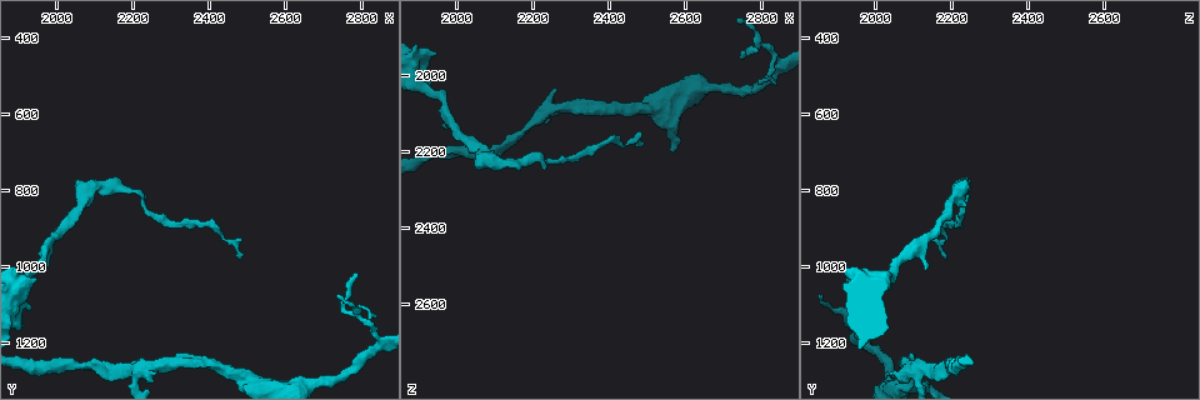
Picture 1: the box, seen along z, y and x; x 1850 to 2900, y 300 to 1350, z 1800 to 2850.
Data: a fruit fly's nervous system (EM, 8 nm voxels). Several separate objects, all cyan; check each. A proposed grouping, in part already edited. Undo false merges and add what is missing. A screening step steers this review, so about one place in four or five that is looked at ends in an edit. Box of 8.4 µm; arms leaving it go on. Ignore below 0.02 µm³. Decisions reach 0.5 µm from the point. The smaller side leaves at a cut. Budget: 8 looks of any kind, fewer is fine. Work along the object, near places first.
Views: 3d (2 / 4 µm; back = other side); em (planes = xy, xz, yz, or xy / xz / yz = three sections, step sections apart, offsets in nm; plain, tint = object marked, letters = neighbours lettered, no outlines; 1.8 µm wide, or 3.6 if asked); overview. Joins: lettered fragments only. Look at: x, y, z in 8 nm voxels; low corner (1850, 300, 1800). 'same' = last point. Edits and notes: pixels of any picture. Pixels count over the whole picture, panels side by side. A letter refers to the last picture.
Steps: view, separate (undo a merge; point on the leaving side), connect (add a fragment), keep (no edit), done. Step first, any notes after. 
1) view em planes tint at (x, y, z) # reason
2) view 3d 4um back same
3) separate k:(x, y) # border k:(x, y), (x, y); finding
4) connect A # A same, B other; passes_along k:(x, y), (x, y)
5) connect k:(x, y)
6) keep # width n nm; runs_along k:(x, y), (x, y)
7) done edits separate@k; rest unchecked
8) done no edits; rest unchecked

view 3d 4um at (2160, 800, 2235) # sudden change in width

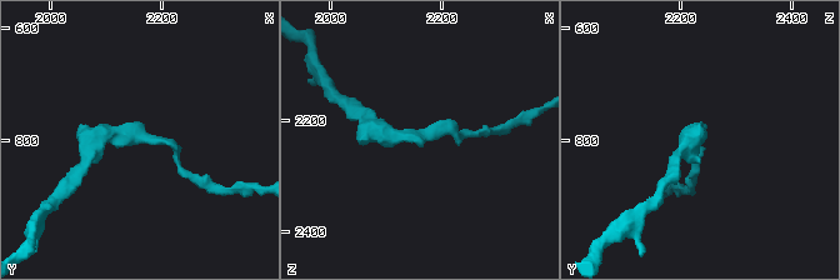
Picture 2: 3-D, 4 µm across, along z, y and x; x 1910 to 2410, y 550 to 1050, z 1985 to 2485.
view em planes tint at (2160, 800, 2230)

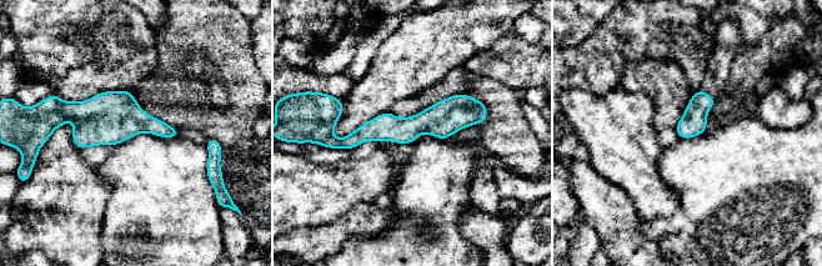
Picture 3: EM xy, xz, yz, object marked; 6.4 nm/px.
view em planes letters same

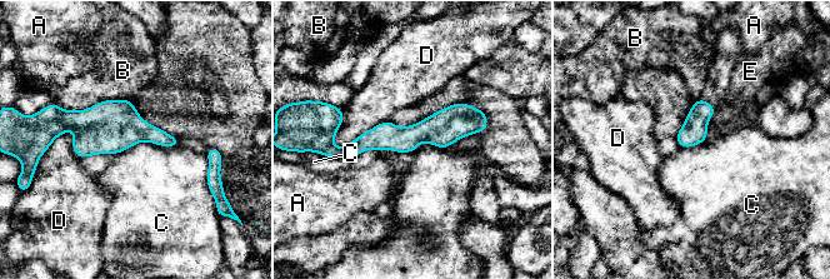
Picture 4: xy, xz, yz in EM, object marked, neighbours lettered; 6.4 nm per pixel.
keep # longest_contact B 500 nm; A other, B other, C other, D other, E other; all the same neuron

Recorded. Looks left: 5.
view em 3.6um planes plain at (1925, 1105, 2010) # branch stops here

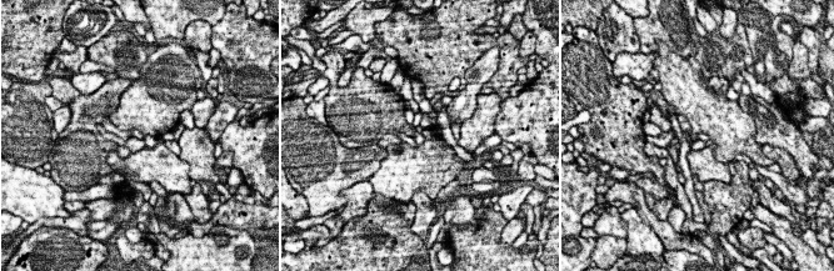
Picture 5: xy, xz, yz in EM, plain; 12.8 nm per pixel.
view em 3.6um planes letters same

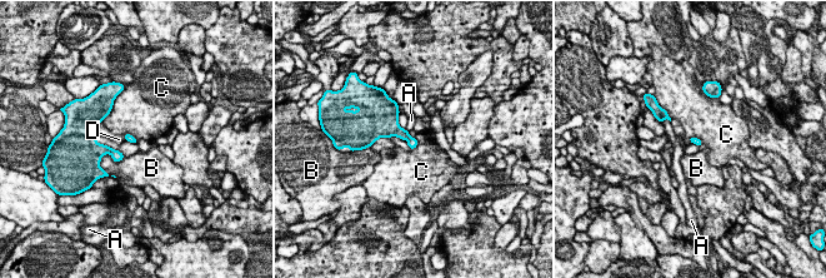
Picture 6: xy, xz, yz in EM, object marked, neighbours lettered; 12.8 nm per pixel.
keep # longest_contact B 360 nm; A other, B other, C other, D other; none of them fits

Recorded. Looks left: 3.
view 3d 4um at (2490, 1290, 2080) # thick turns thin

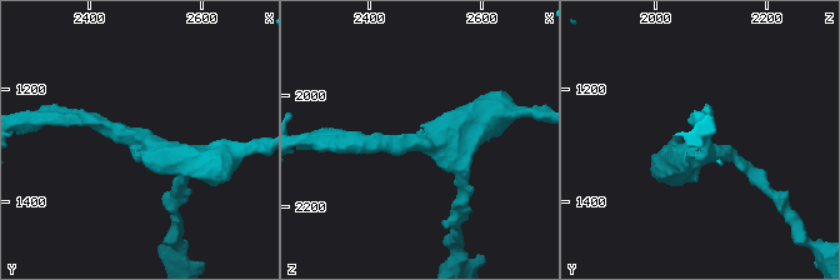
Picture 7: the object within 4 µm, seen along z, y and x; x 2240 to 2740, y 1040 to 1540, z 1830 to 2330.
view em xy step 4 tint at (2485, 1290, 2090) # arm_widths 200, 400 nm; now the EM

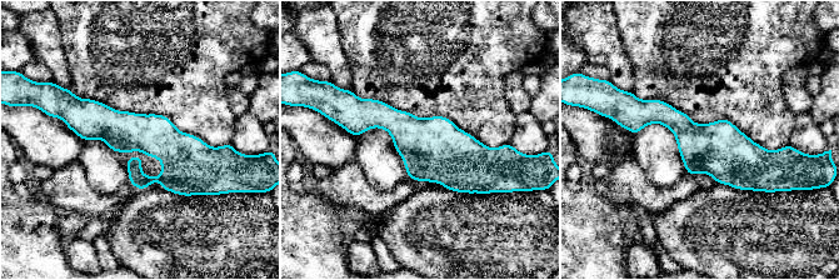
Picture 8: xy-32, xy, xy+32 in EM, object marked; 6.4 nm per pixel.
view em planes letters same # cut it another way

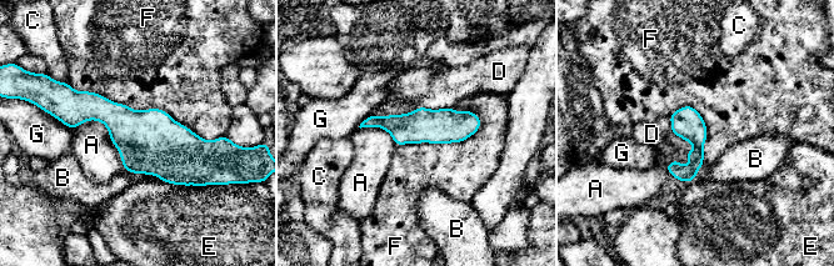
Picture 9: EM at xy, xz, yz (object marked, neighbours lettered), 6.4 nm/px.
keep # A other, B other, C other, D other, E other, F other, G other; border 9:(66, 81), (223, 136); all the same neuron

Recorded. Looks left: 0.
done no edits; rest unchecked

